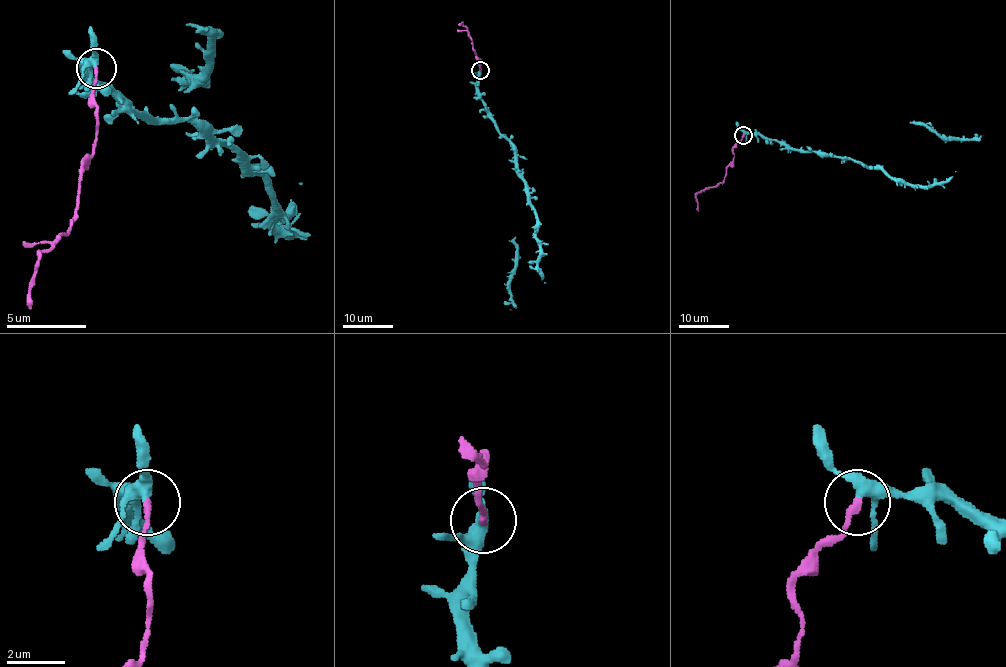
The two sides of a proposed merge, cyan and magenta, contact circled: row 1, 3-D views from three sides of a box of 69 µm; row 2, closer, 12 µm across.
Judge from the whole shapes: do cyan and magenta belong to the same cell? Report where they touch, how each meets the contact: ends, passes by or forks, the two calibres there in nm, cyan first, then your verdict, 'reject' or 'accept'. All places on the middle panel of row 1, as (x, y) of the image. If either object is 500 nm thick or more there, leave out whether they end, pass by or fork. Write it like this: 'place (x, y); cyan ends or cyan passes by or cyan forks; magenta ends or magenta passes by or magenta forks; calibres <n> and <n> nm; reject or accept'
place (480, 70); cyan forks; magenta ends; calibres 320 and 240 nm; reject

